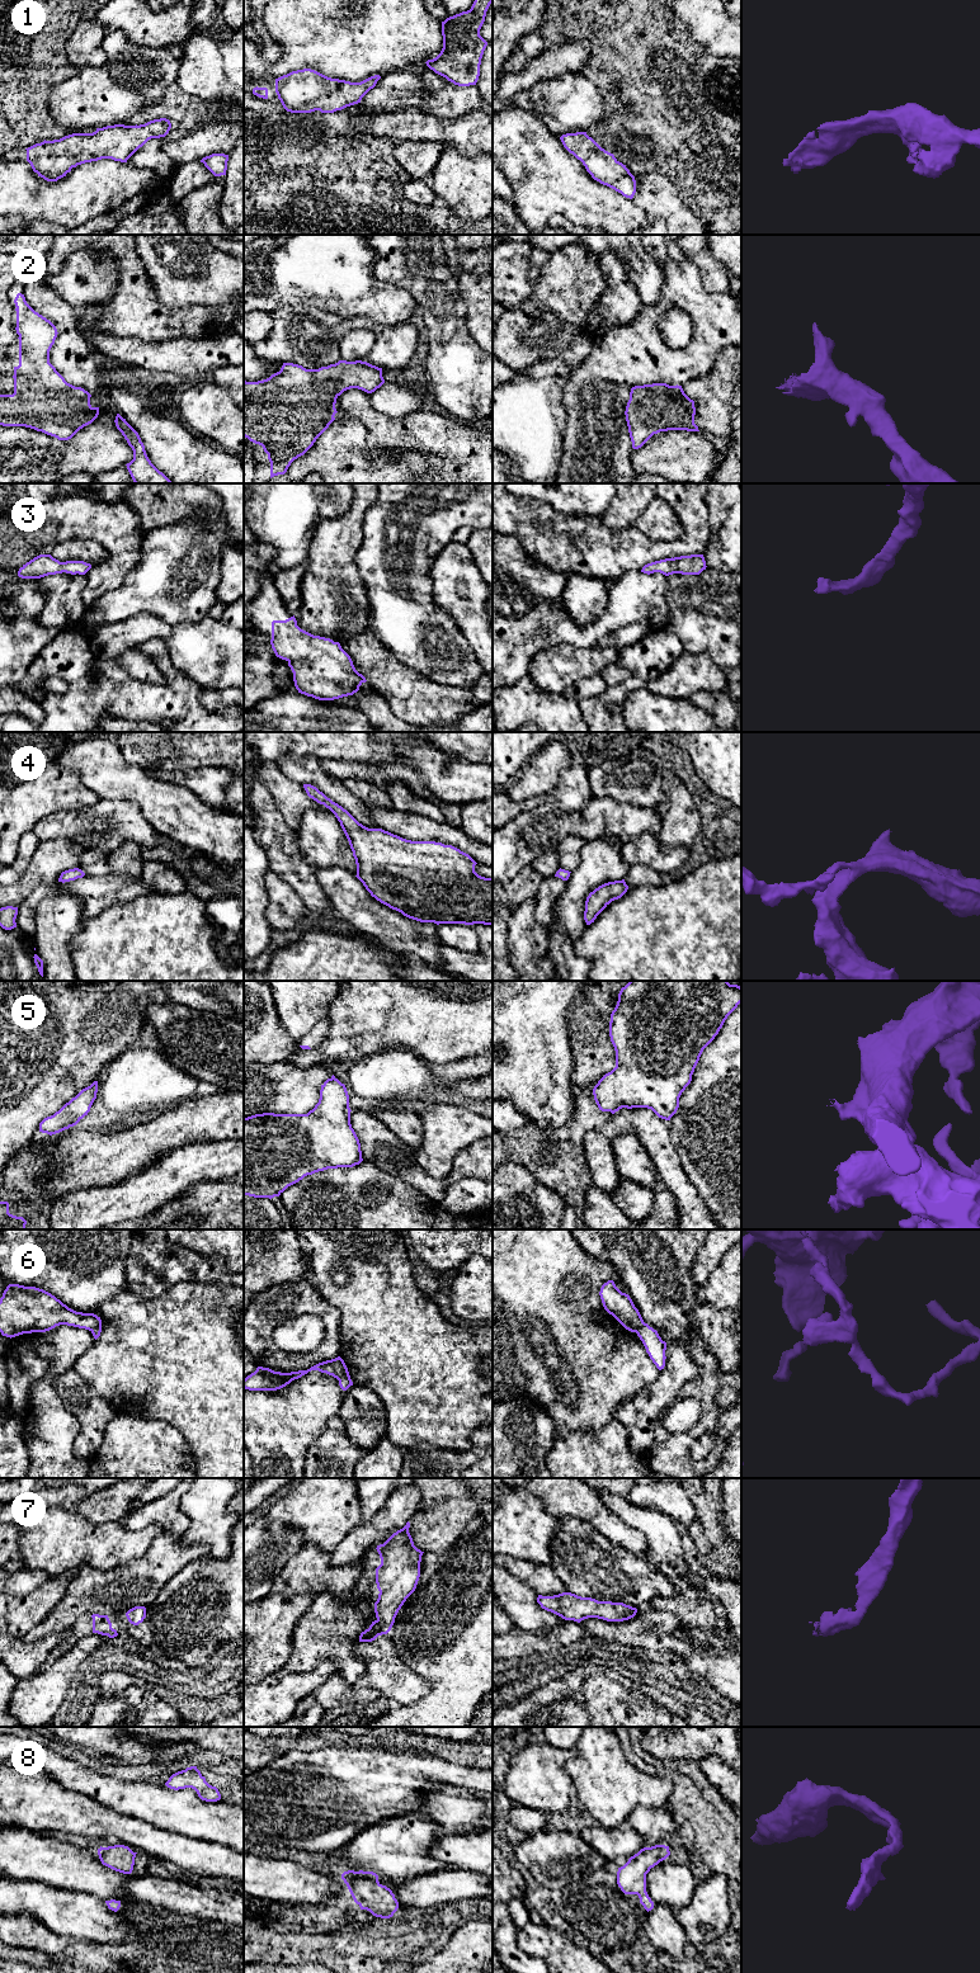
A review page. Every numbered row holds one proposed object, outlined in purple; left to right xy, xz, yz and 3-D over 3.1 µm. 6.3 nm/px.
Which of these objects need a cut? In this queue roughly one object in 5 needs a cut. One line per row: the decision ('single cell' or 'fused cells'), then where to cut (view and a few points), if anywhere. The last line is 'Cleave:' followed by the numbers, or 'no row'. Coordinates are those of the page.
1: single cell | no cut
2: single cell | no cut
3: single cell | no cut
4: single cell | no cut
5: single cell | no cut
6: fused cells | xz (348, 1373), (338, 1379)
7: single cell | no cut
8: single cell | no cut
Cleave: 6

